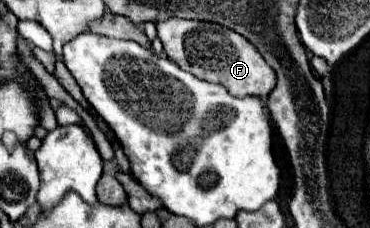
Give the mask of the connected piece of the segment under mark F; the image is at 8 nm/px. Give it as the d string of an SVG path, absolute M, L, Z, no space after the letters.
M170 17L166 21L158 21L156 29L168 59L172 59L178 67L186 69L198 79L206 79L210 83L218 83L226 87L226 91L234 97L250 95L250 97L266 99L276 85L276 73L262 59L258 49L246 37L238 35L236 31L224 25Z

